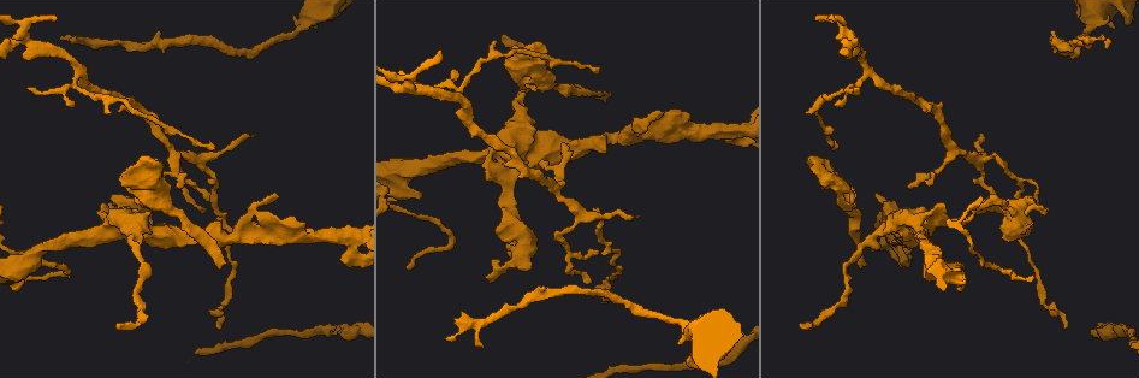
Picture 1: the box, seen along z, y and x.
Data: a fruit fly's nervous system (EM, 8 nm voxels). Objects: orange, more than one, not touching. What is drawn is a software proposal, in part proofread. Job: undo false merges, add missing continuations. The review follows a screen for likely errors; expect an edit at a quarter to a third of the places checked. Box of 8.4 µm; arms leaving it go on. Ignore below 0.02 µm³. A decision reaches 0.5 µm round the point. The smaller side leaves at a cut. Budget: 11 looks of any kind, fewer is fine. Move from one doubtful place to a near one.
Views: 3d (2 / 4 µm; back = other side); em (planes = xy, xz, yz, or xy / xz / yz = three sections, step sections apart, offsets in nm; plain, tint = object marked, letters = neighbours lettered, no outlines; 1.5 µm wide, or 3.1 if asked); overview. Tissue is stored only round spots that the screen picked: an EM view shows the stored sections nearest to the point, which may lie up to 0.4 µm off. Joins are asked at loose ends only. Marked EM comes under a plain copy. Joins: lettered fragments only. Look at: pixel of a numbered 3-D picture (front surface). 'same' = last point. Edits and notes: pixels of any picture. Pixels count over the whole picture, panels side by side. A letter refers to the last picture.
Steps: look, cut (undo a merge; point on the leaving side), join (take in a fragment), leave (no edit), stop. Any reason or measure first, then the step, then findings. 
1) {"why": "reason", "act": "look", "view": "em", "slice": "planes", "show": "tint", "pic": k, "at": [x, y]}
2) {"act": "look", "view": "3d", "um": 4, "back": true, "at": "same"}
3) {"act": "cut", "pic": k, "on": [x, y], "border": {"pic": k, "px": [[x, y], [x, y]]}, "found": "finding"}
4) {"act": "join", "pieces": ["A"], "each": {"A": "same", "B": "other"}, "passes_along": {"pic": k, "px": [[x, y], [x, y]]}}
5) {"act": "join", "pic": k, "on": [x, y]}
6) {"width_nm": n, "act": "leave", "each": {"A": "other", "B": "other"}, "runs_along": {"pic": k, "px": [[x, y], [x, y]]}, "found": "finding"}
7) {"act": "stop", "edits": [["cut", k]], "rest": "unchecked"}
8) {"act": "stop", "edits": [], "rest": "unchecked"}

{"why": "tapers out", "act": "look", "view": "em", "slice": "planes", "show": "letters", "pic": 1, "at": [605, 95]}

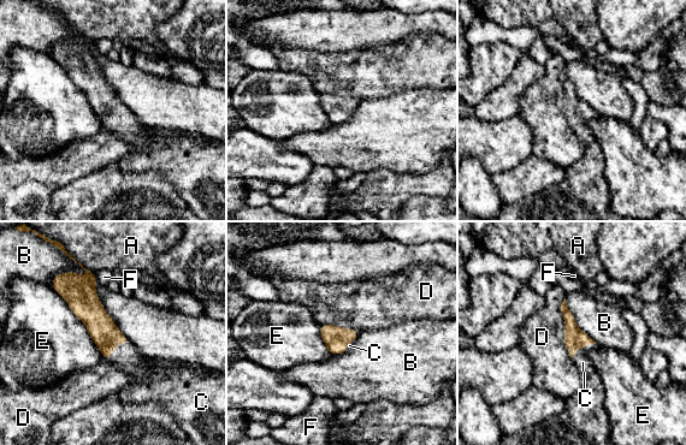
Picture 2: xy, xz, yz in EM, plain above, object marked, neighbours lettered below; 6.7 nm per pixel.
{"width_nm": 140, "act": "join", "pieces": ["C"], "each": {"A": "other", "B": "other", "C": "same", "D": "other", "E": "other", "F": "other"}, "passes_along": {"pic": 2, "px": [[102, 330], [114, 346], [125, 356]]}, "found": "it goes on there"}

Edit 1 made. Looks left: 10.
{"why": "redraw", "act": "look", "view": "overview"}

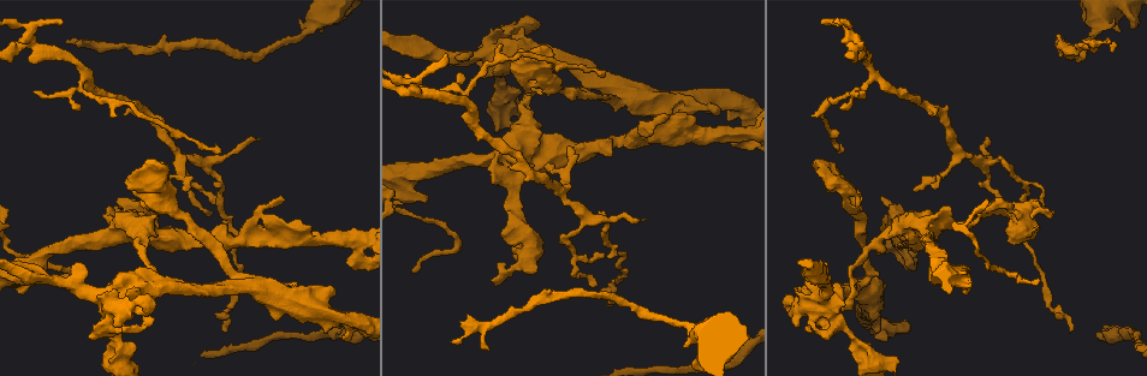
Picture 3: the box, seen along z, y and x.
{"why": "branch point", "act": "look", "view": "em", "slice": "planes", "show": "letters", "pic": 3, "at": [586, 215]}

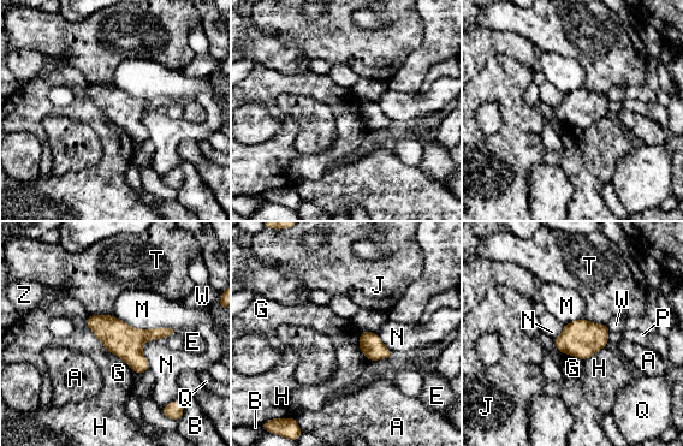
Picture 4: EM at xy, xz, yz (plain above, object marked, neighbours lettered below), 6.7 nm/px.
{"longest_contact_nm": ["M", 420], "act": "leave", "each": {"A": "other", "B": "other", "E": "other", "G": "other", "H": "other", "J": "other", "M": "other", "N": "other", "P": "other", "Q": "other", "T": "other", "W": "other", "Z": "other"}, "border": {"pic": 4, "px": [[106, 349], [118, 356], [134, 372]]}, "found": "all the same cell"}

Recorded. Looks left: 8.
{"act": "look", "view": "3d", "um": 4, "pic": 3, "at": [518, 191]}

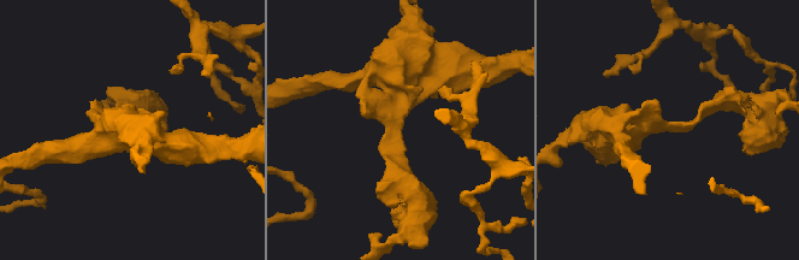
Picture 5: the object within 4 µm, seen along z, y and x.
{"why": "now the EM", "act": "look", "view": "em", "slice": "planes", "show": "letters", "pic": 5, "at": [398, 126]}

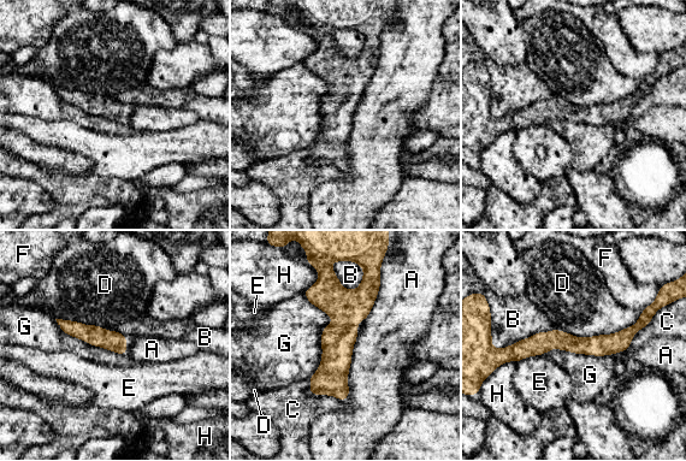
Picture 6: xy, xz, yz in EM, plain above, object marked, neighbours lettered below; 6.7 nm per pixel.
{"act": "leave", "each": {"A": "other", "B": "other", "C": "other", "D": "other", "E": "other", "F": "other", "G": "other", "H": "other"}, "border": {"pic": 6, "px": [[358, 335], [343, 401]]}, "found": "continuous, no second cell"}

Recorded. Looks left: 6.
{"act": "stop", "edits": [["join", 2]], "rest": "unchecked"}

